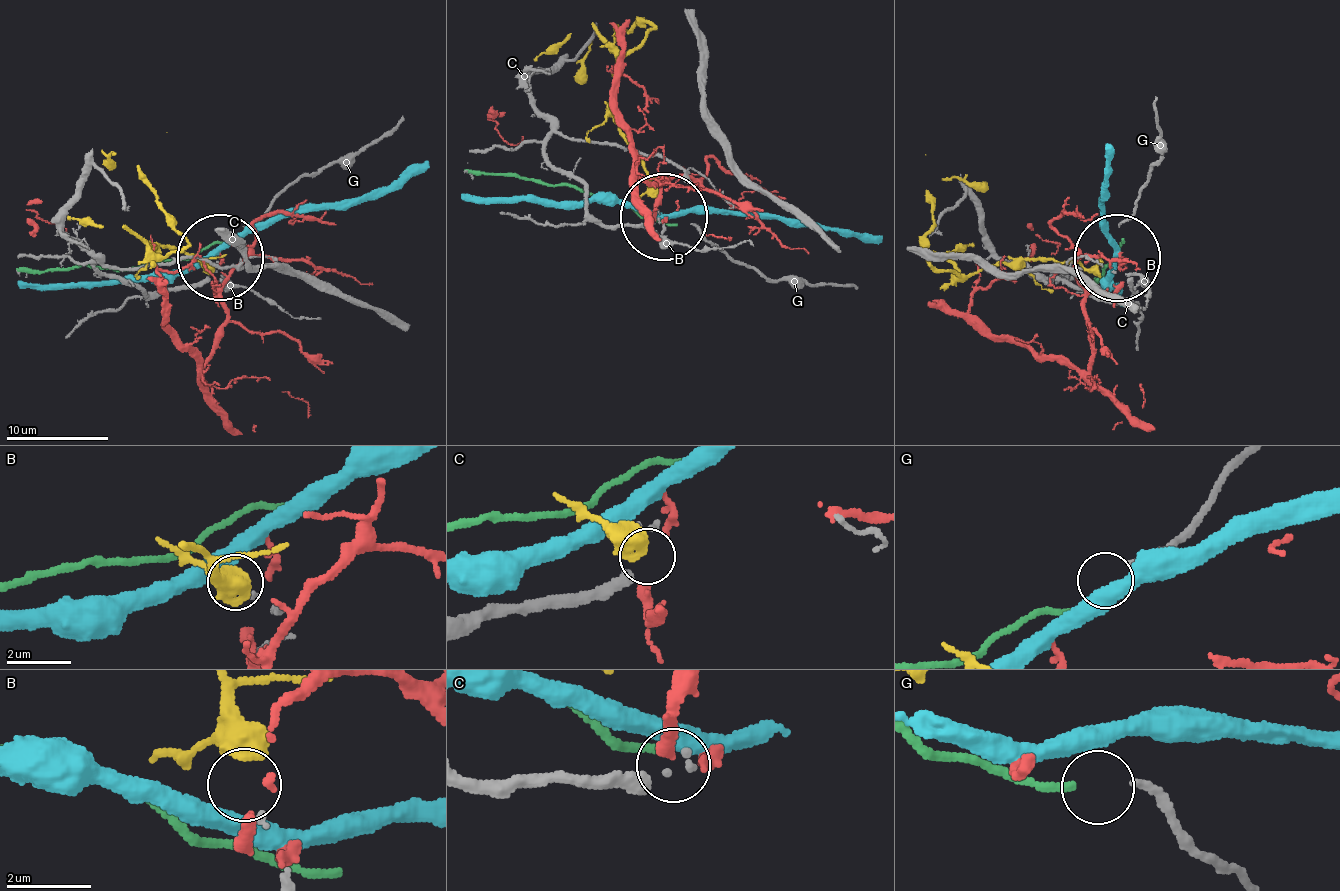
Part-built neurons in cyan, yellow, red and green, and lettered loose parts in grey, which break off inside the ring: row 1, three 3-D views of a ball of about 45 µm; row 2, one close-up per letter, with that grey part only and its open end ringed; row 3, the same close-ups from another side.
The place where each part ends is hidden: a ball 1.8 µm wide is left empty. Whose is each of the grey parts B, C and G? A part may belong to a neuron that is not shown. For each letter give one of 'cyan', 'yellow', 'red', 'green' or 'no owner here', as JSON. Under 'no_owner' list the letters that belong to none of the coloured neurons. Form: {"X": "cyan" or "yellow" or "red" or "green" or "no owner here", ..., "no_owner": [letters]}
{"B": "yellow", "C": "no owner here", "G": "green", "no_owner": ["C"]}

